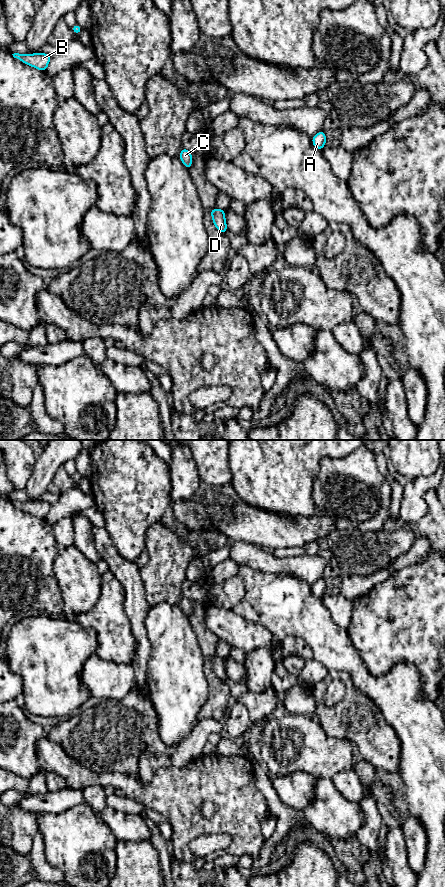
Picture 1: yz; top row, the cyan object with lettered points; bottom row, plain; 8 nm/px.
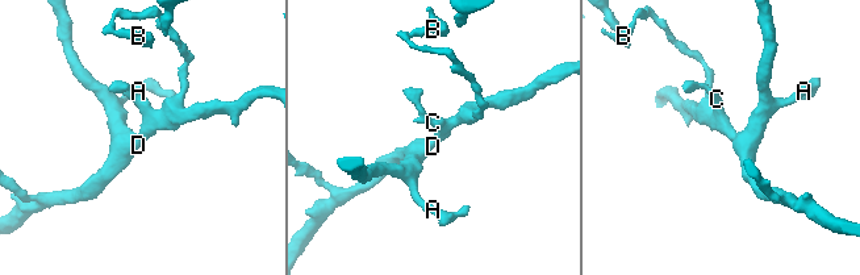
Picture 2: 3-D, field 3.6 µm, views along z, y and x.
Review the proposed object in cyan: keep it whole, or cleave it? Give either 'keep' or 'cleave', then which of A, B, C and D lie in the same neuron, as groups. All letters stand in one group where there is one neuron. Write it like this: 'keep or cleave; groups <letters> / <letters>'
keep; groups A B C D

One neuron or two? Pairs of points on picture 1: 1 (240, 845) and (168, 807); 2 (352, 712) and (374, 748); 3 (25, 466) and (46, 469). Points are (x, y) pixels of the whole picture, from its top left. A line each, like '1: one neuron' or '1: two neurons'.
1: one neuron
2: one neuron
3: two neurons

